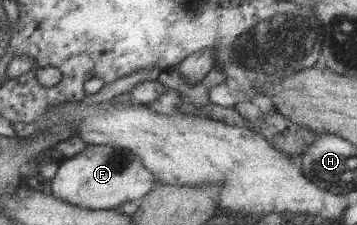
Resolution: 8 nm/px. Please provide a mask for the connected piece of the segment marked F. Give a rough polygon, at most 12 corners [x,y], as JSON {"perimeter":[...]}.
{"perimeter":[[88,144],[60,159],[54,198],[140,202],[156,183],[135,152]]}

